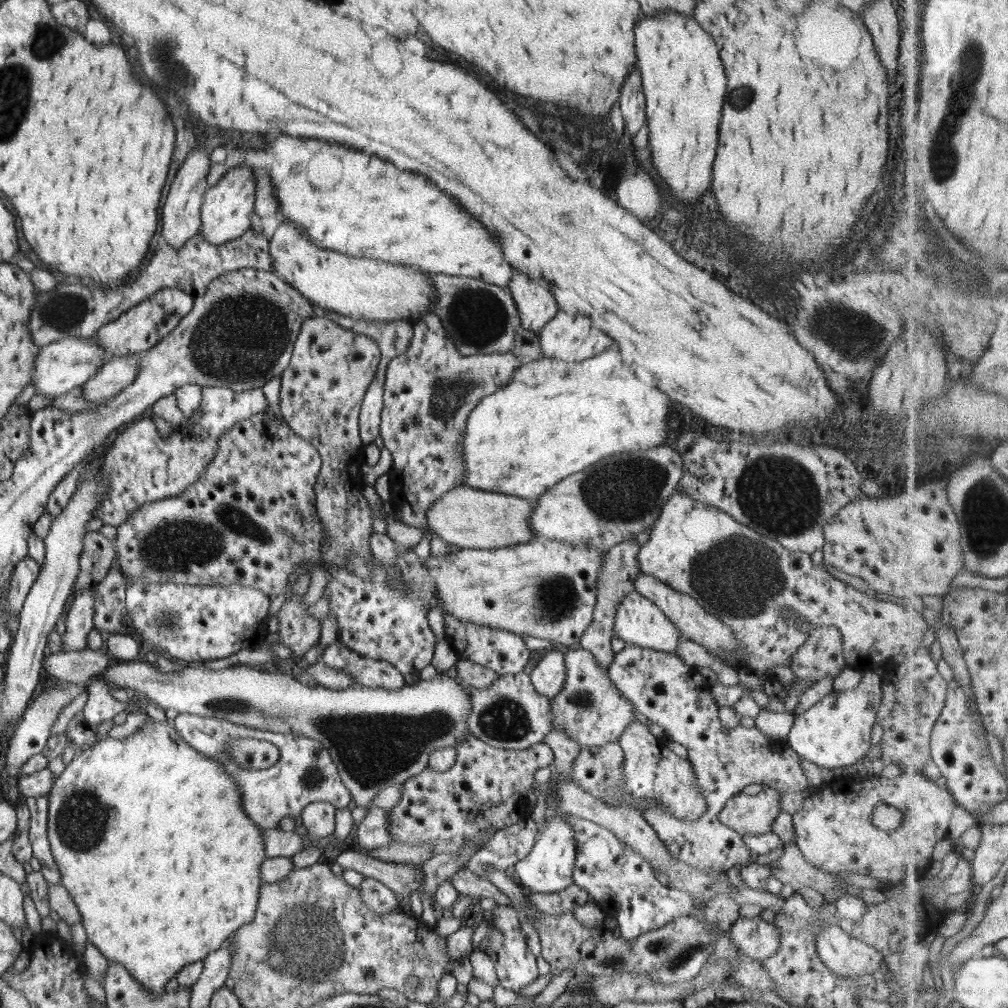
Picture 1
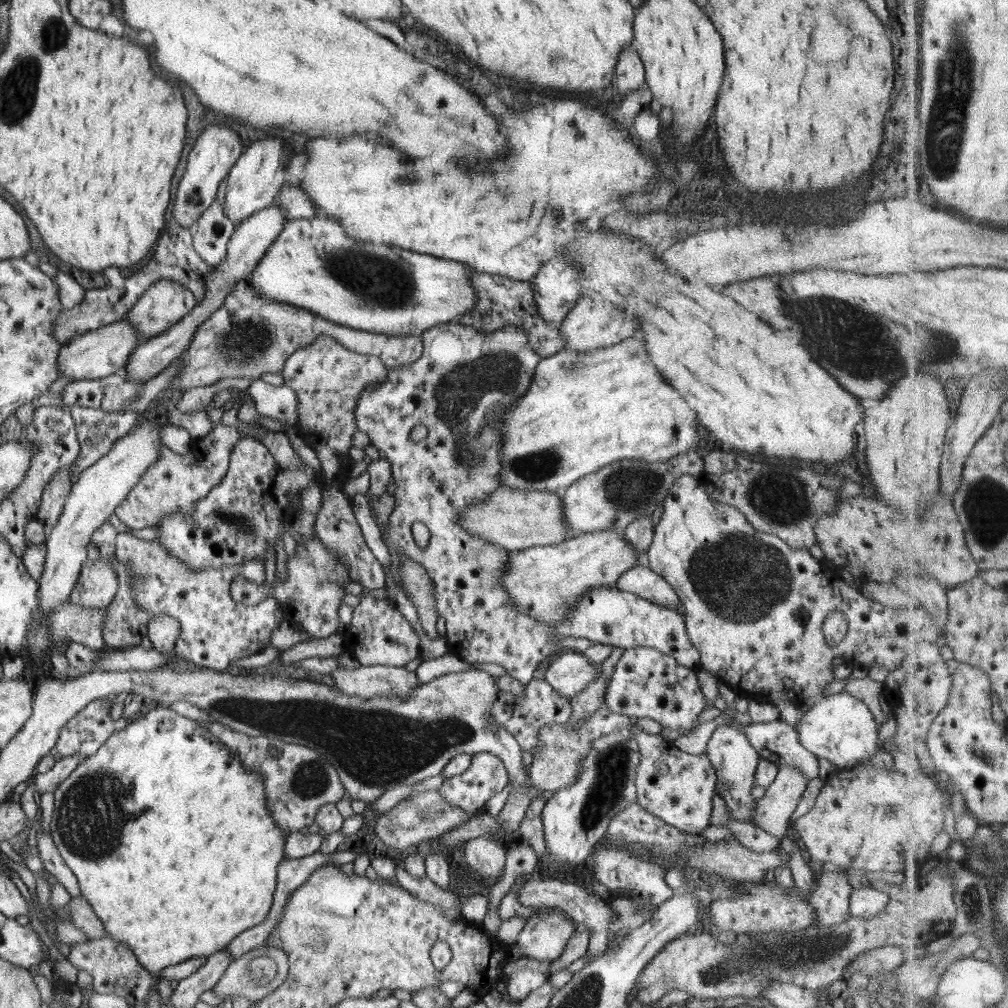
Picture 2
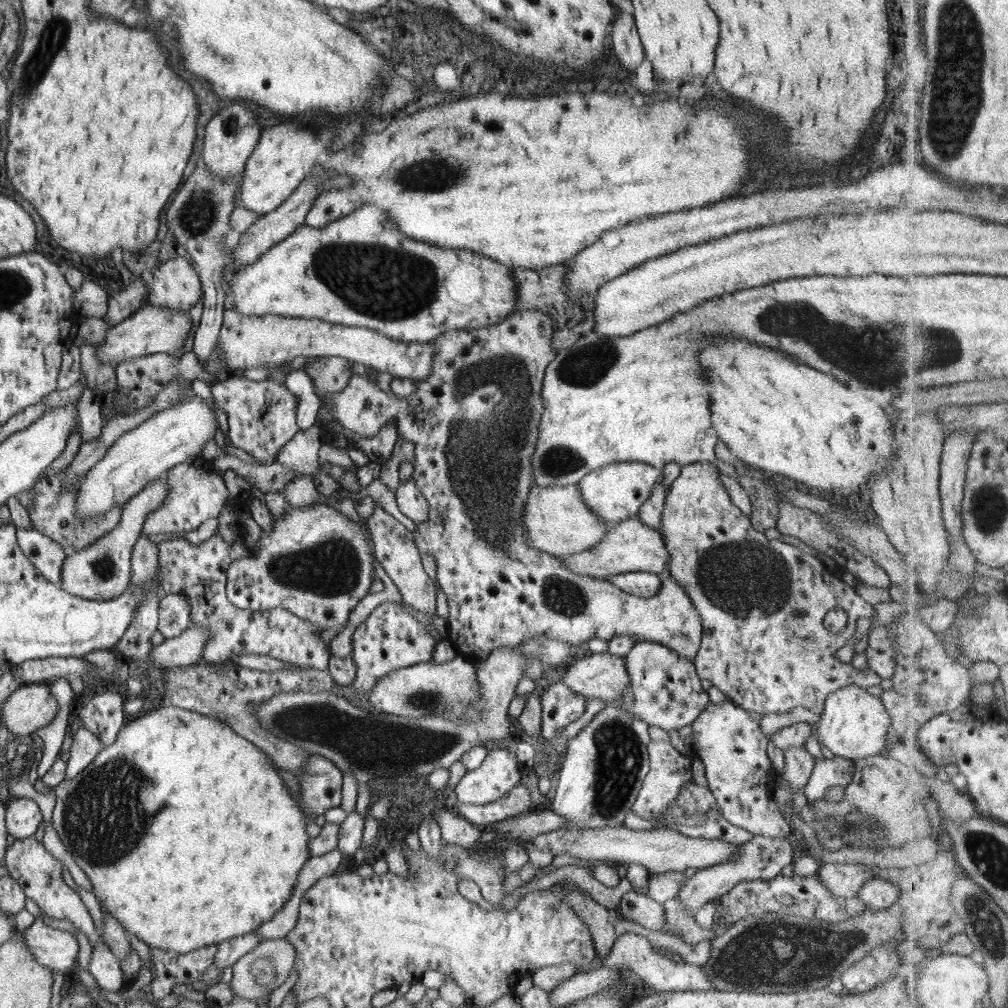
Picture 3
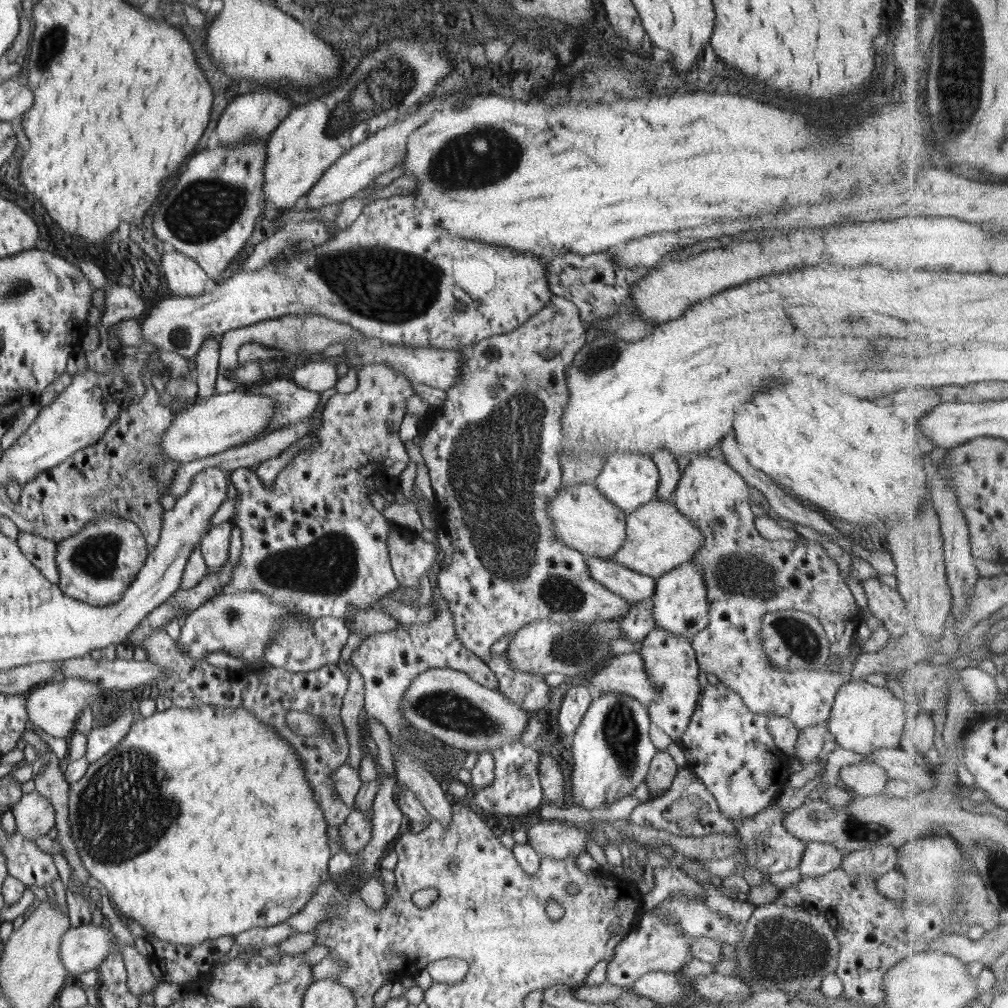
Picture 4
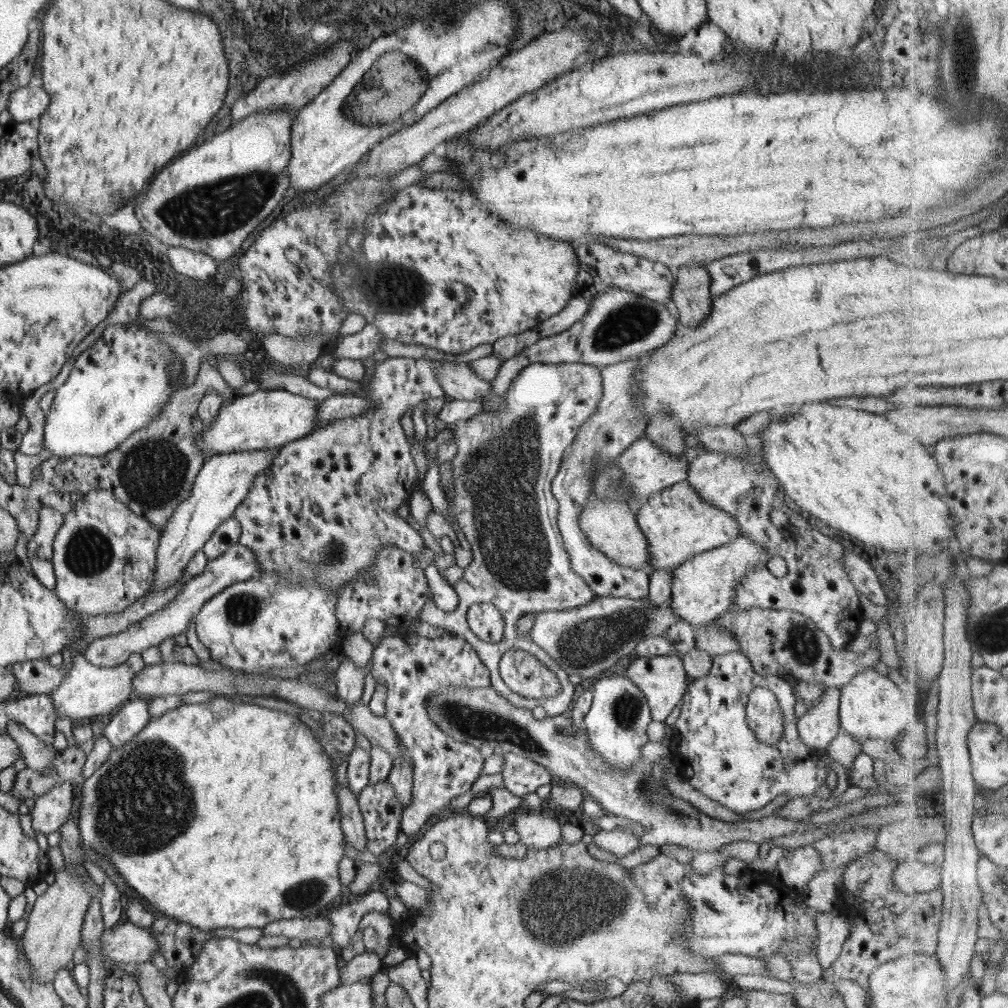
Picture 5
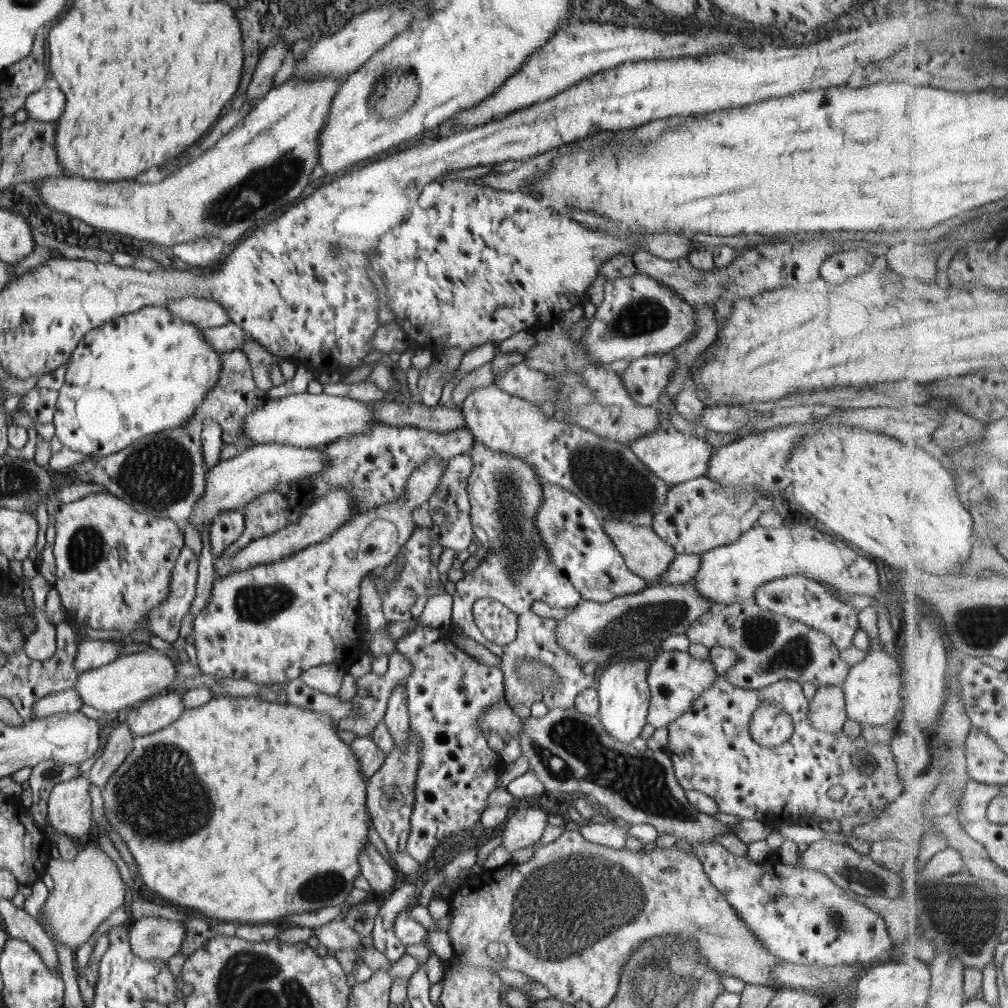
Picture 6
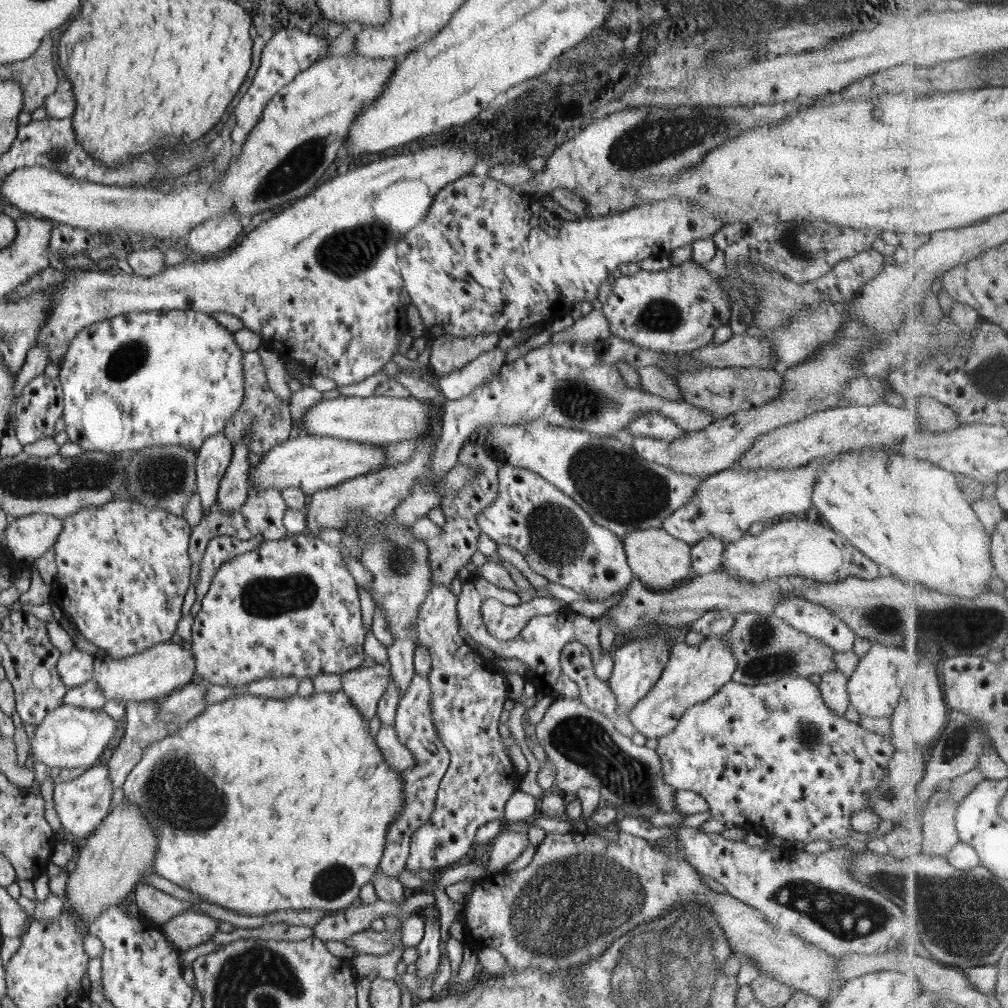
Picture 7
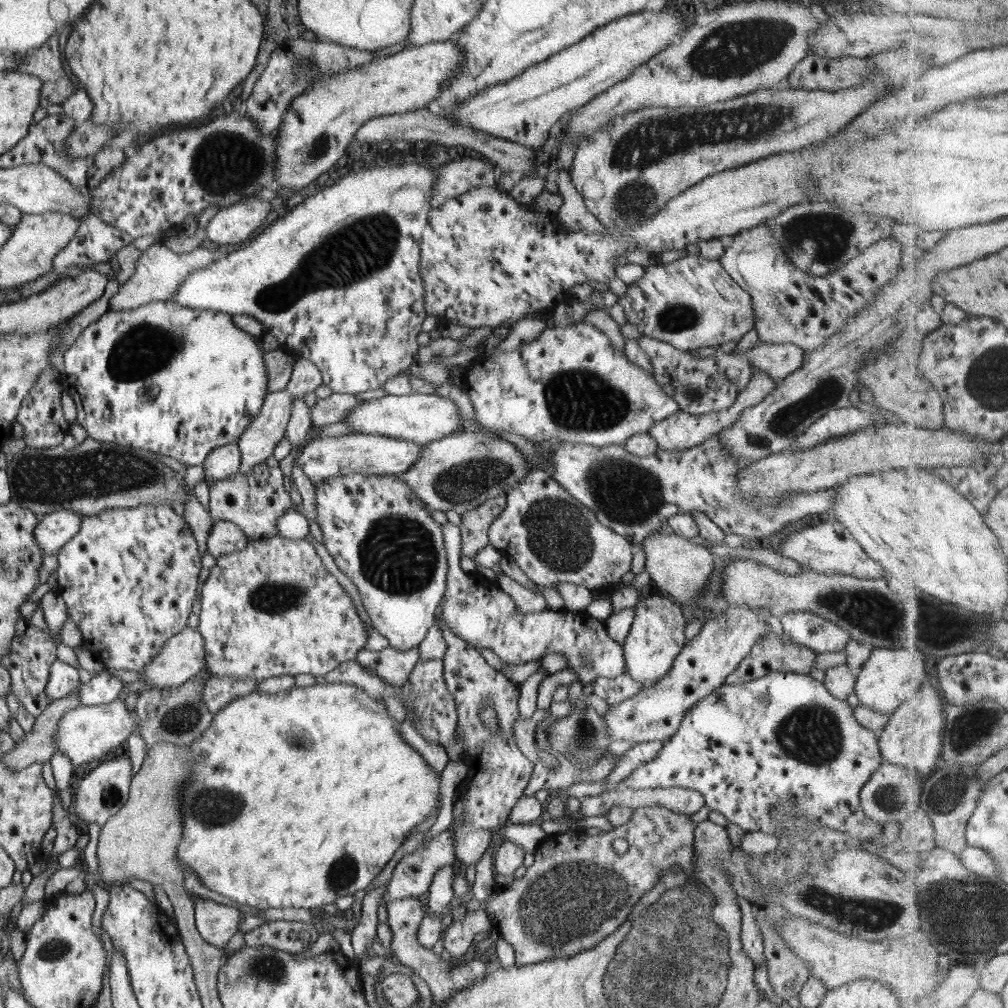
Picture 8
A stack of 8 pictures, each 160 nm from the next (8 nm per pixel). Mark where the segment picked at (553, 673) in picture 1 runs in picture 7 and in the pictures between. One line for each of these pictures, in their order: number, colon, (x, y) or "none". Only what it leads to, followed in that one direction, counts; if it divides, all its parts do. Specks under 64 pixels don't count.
2: (570, 673)
3: (603, 676)
4: (626, 673)
5: (663, 679)
6: (676, 680)
7: (693, 674)

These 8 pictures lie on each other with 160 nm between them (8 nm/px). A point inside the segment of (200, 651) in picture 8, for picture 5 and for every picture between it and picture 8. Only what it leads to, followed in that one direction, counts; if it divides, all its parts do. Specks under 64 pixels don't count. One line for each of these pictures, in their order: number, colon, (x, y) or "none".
5: (88, 691)
6: (125, 682)
7: (155, 673)

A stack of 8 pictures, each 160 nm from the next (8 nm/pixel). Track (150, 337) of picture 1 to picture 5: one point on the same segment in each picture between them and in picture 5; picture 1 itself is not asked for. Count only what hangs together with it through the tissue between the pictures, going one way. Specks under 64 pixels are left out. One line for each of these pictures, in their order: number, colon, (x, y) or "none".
2: (165, 302)
3: (173, 284)
4: (184, 277)
5: (195, 265)

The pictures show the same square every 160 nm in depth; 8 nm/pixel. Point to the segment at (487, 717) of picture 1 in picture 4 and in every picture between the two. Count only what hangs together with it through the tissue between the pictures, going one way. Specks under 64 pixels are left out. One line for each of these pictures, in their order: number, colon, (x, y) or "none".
2: (523, 716)
3: (561, 706)
4: (577, 700)

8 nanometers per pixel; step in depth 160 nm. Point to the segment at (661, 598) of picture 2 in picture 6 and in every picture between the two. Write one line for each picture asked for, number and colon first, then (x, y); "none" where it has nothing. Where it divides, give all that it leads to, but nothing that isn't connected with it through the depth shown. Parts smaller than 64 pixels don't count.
3: (641, 584)
4: (631, 586)
5: (617, 423)
6: (575, 539)

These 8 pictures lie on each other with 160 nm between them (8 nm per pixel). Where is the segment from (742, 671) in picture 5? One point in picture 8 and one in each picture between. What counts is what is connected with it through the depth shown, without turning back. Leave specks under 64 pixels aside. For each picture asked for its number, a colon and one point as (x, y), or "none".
6: (815, 776)
7: (772, 759)
8: (750, 748)

